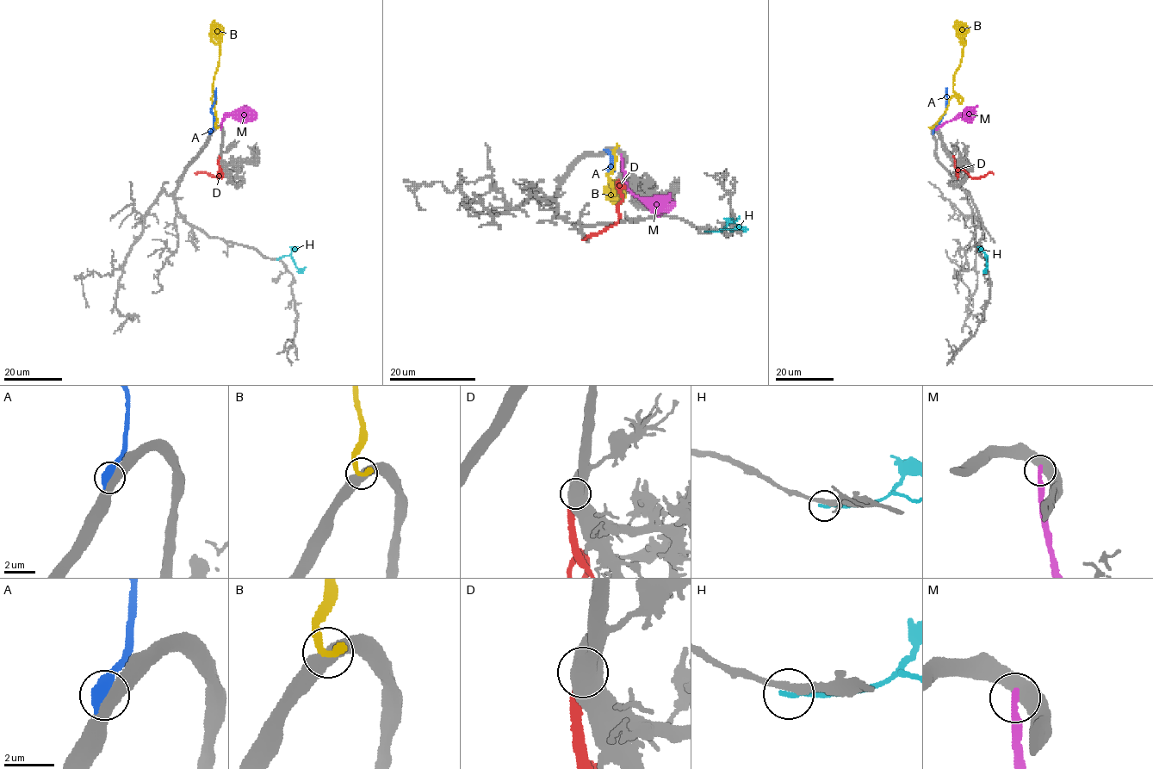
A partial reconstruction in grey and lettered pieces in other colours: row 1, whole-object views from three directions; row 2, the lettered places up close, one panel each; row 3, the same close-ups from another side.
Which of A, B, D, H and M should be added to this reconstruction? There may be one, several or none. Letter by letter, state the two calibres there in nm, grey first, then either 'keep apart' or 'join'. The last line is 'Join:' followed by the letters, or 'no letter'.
A: 550 nm thick on the grey side, 600 nm on the other; keep apart
B: 600 nm thick on the grey side, 360 nm on the other; keep apart
D: 600 nm thick on the grey side, 400 nm on the other; keep apart
H: 280 nm thick on the grey side, 200 nm on the other; keep apart
M: 600 nm thick on the grey side, 280 nm on the other; keep apart
Join: no letter

